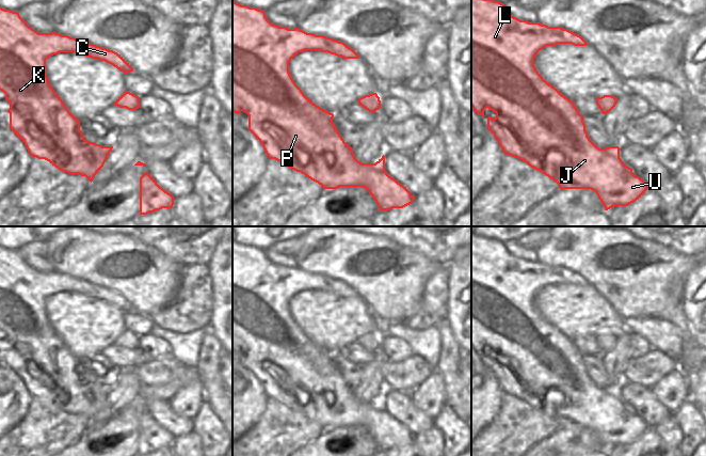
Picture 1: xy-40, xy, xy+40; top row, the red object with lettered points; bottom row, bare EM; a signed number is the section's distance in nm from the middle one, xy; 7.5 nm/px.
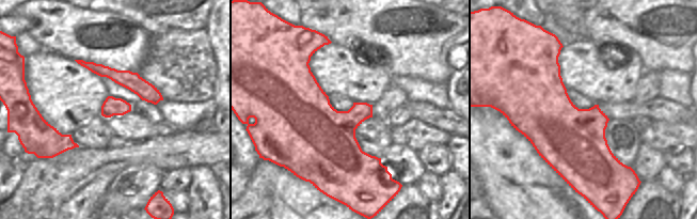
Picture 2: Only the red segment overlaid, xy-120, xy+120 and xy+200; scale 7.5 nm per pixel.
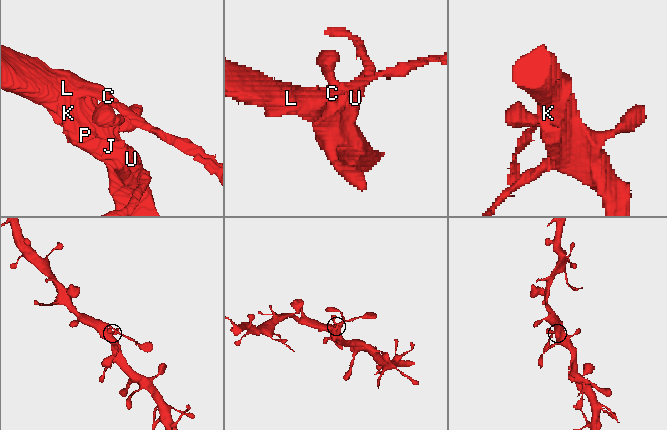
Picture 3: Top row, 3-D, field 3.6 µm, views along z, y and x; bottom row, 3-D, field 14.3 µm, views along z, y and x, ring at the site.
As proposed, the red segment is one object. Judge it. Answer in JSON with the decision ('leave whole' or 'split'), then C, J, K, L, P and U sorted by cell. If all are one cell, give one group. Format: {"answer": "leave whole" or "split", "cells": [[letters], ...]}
{"answer": "leave whole", "cells": [["C", "J", "K", "L", "P", "U"]]}

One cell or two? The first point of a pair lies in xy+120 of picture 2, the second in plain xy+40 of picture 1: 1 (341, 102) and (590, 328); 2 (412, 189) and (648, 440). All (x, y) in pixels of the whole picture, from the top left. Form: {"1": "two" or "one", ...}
{"1": "two", "2": "one"}

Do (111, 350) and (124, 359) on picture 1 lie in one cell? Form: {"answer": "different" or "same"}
{"answer": "same"}

